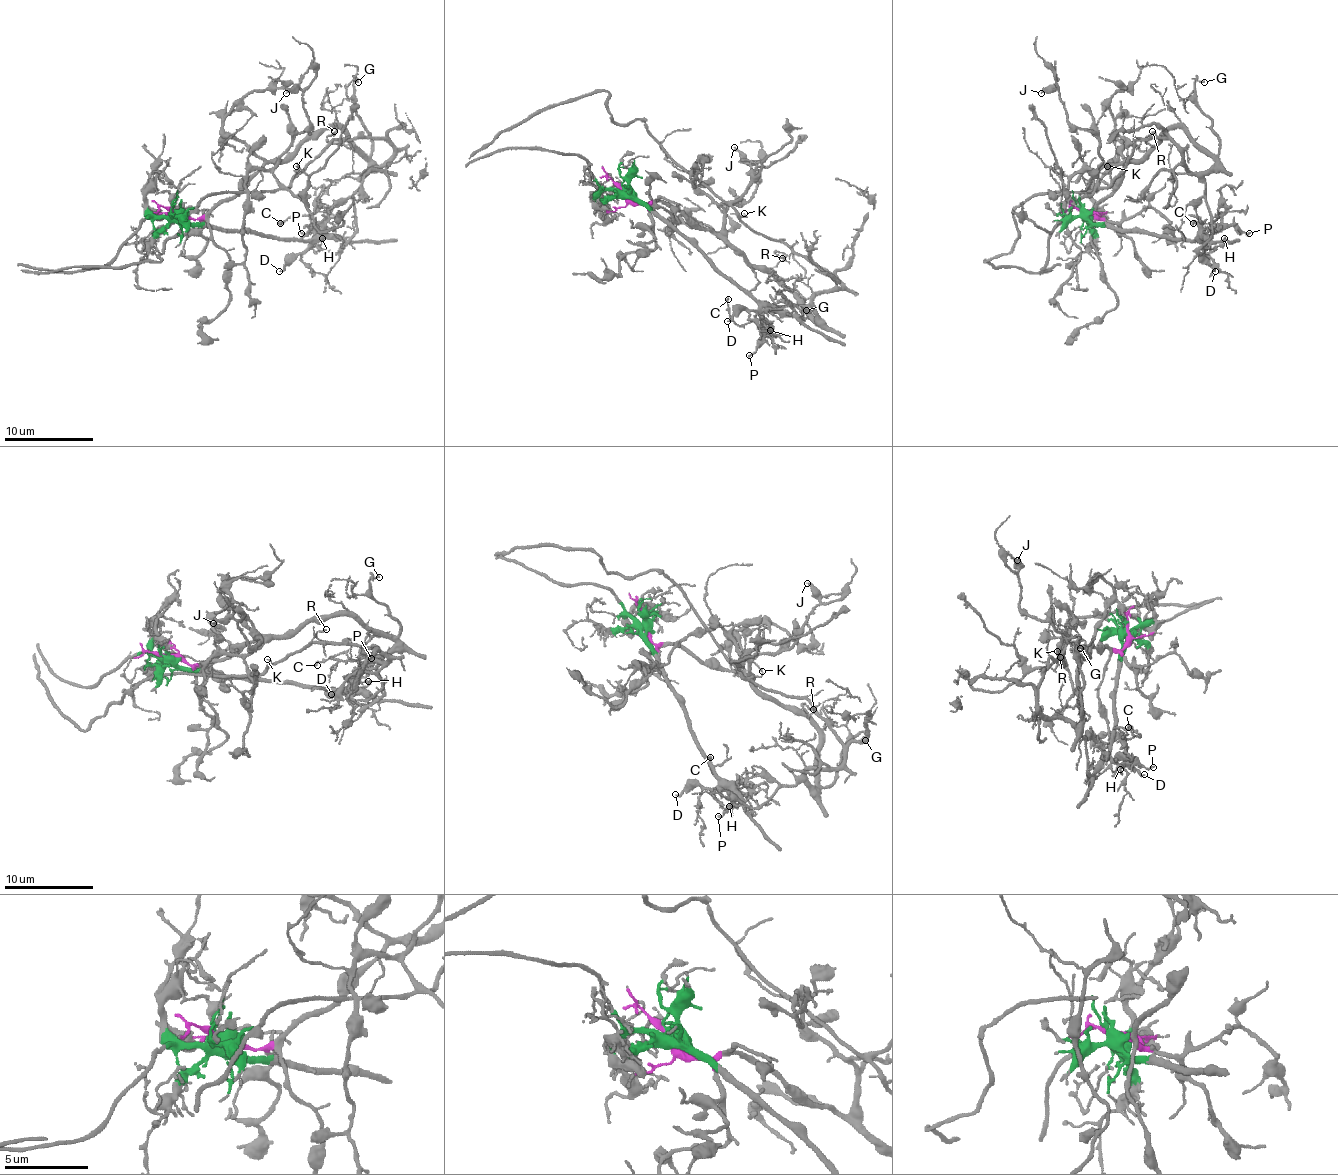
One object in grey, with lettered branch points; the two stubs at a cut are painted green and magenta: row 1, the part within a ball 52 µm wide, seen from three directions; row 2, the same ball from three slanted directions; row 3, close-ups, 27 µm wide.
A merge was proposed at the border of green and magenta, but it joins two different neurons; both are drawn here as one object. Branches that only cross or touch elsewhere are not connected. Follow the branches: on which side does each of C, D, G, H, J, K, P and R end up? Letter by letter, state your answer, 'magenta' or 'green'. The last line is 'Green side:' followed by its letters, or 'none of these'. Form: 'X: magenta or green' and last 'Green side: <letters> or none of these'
C: green
D: green
G: magenta
H: green
J: magenta
K: magenta
P: green
R: magenta
Green side: C, D, H, P

